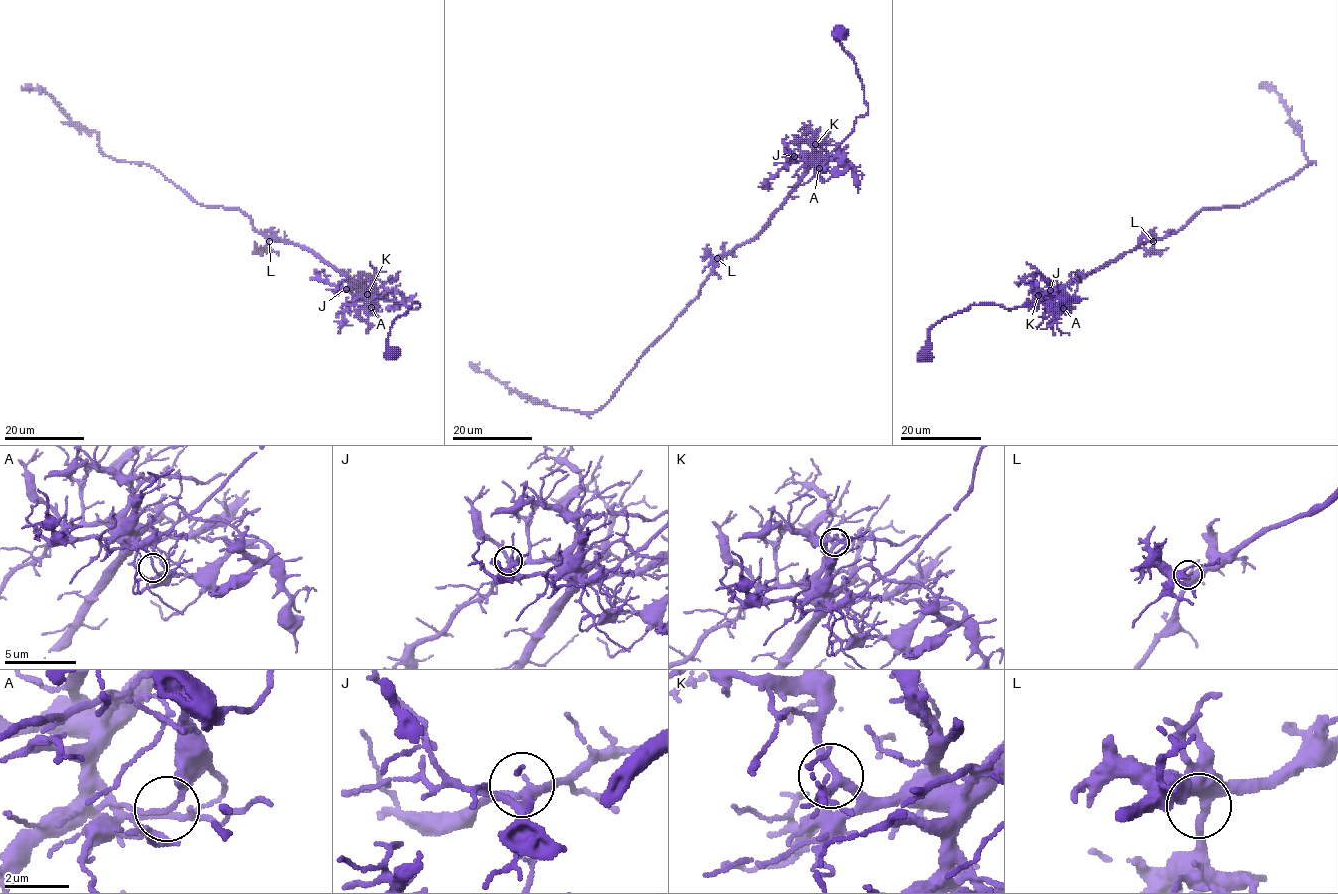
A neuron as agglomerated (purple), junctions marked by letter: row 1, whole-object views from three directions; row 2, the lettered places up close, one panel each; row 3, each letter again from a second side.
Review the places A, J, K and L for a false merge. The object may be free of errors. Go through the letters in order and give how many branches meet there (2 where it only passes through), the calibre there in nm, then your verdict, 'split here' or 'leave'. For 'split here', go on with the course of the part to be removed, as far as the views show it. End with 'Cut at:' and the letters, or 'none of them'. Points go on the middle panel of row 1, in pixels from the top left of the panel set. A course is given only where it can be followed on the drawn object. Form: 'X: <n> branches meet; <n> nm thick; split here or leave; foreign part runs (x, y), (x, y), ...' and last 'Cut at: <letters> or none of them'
A: 2 branches meet; 120 nm thick; split here; foreign part runs (818, 168), (835, 169), (847, 161), (853, 166), (858, 192)
J: 3 branches meet; 280 nm thick; leave
K: 3 branches meet; 240 nm thick; leave
L: 3 branches meet; 320 nm thick; leave
Cut at: A

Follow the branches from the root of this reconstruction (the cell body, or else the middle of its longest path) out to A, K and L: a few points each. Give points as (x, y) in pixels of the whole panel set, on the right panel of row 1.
A: (1168, 235), (1148, 239), (1070, 283), (1053, 303), (1062, 308)
K: (1168, 235), (1142, 242), (1101, 269), (1085, 274), (1055, 296), (1042, 298), (1038, 295)
L: (1168, 235), (1153, 241)

